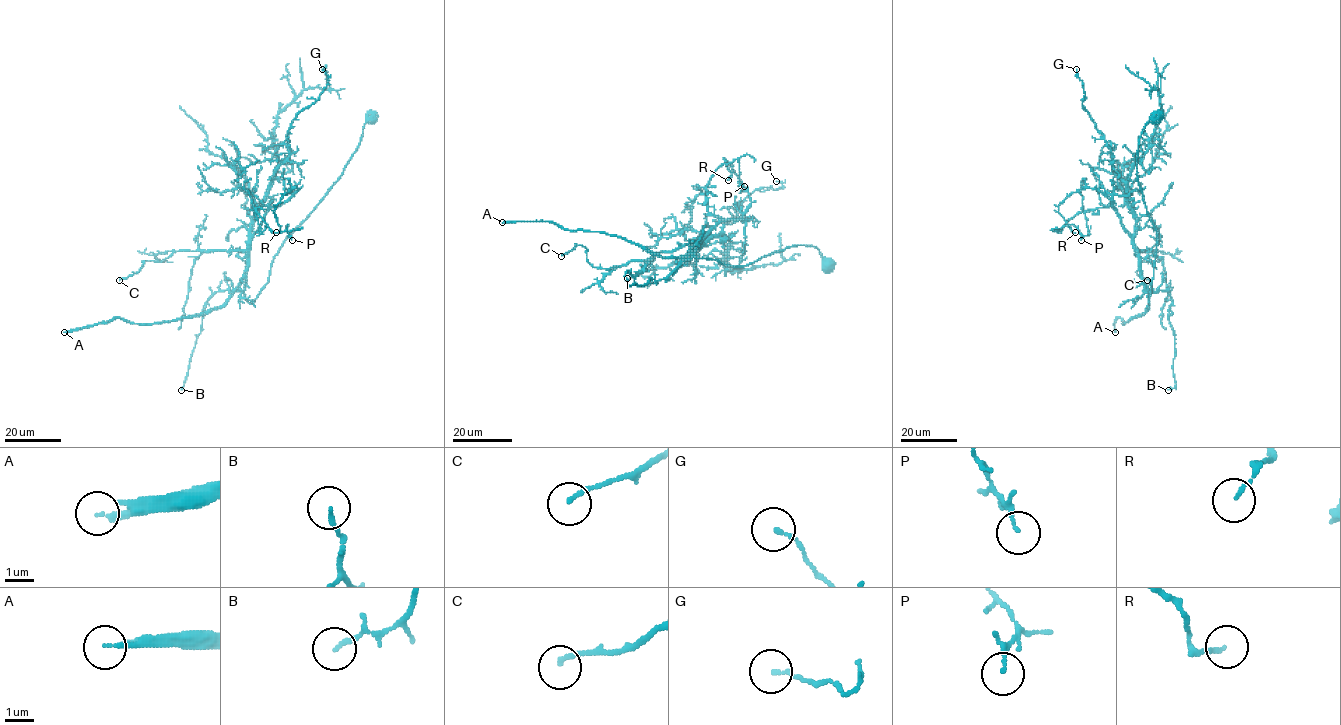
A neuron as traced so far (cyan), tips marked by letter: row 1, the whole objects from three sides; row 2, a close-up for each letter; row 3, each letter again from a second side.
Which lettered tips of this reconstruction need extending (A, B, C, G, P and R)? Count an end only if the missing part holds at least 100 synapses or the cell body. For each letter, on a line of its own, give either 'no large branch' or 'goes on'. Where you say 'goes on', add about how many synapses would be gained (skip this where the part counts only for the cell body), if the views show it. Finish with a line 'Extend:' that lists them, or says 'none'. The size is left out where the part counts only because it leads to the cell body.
A: goes on; 500 synapses
B: no large branch
C: no large branch
G: no large branch
P: no large branch
R: no large branch
Extend: A

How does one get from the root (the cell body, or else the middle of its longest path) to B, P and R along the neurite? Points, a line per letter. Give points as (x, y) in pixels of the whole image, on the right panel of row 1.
B: (1157, 119), (1140, 135), (1137, 180), (1157, 232), (1149, 303), (1150, 291), (1172, 300), (1175, 385), (1168, 390)
P: (1157, 119), (1137, 154), (1157, 232), (1150, 303), (1111, 206), (1056, 231), (1073, 225), (1081, 240)
R: (1157, 119), (1137, 154), (1157, 232), (1150, 303), (1133, 238), (1101, 192), (1083, 187), (1059, 205), (1075, 232)

